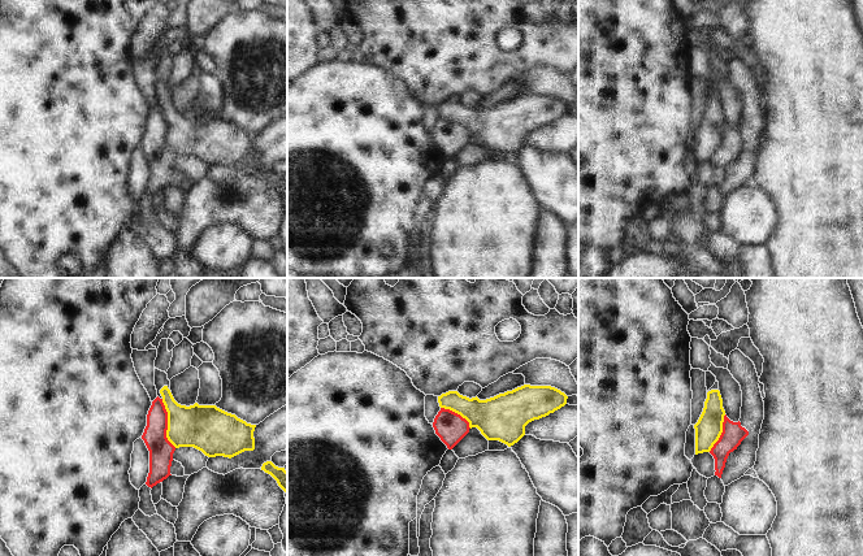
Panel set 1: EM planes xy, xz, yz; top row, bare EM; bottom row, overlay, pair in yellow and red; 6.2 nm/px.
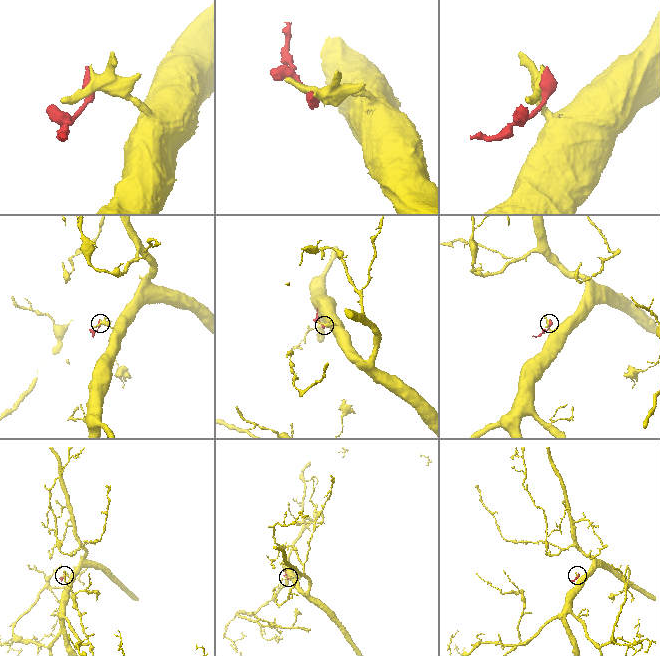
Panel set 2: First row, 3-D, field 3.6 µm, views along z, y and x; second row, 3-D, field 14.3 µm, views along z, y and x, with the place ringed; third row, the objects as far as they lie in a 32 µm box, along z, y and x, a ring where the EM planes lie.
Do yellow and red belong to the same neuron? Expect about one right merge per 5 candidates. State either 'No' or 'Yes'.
No

